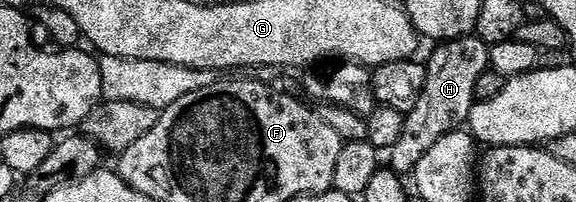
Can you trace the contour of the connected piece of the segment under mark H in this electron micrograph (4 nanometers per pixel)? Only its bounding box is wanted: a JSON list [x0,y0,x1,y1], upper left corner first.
[389,35,490,175]

